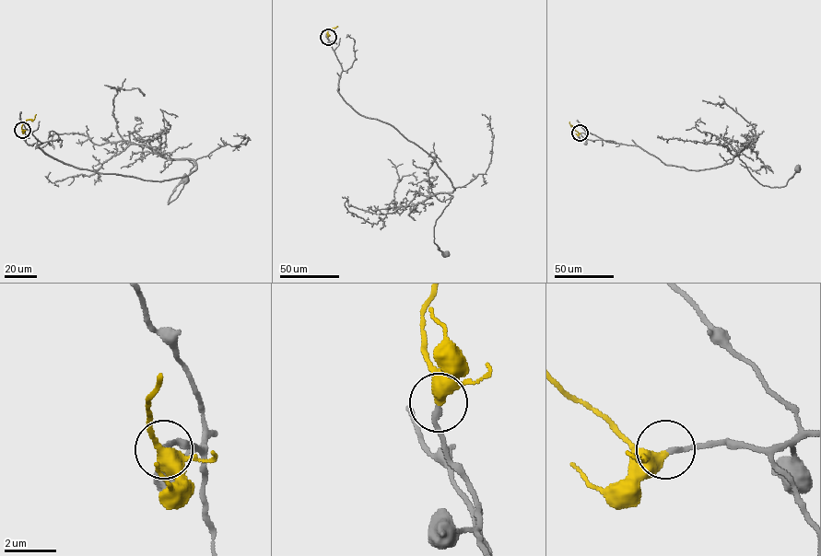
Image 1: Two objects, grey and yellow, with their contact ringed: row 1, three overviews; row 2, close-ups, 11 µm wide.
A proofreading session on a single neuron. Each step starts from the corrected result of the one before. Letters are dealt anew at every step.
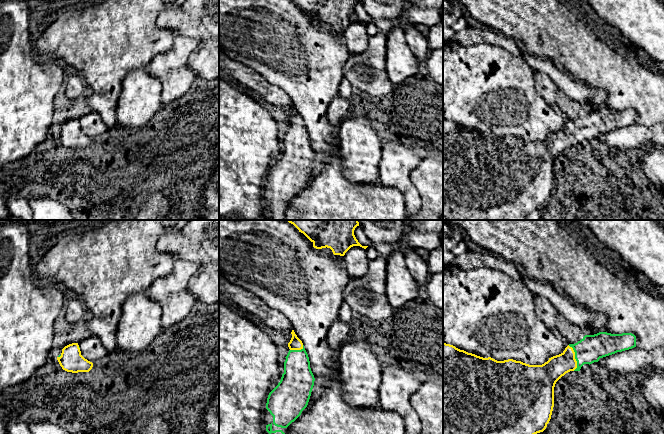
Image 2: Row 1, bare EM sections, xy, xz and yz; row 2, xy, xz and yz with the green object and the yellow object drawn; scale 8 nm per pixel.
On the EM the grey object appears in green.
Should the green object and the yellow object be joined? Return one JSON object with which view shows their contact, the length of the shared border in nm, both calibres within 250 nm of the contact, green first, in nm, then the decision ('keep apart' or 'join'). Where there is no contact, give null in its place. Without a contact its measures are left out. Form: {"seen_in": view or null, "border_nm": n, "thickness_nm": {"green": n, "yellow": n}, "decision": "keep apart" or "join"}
{"seen_in": "yz", "border_nm": 220, "thickness_nm": {"green": 220, "yellow": 180}, "decision": "join"}

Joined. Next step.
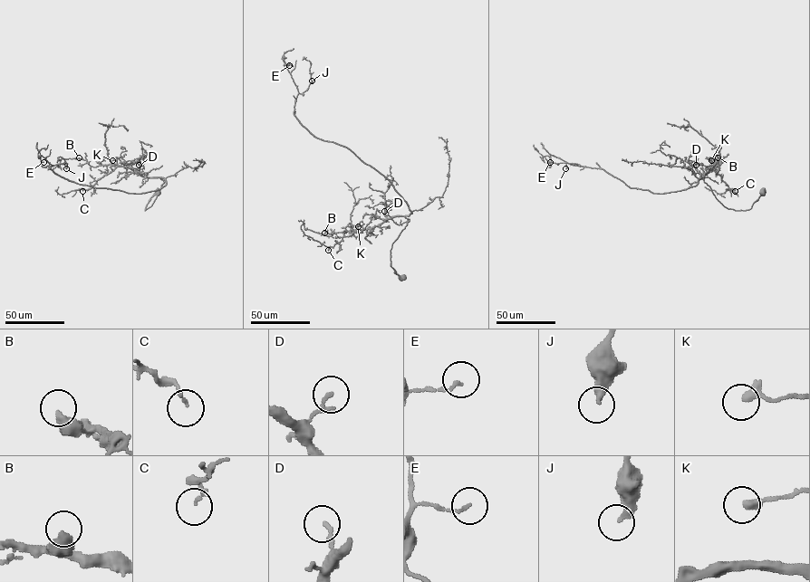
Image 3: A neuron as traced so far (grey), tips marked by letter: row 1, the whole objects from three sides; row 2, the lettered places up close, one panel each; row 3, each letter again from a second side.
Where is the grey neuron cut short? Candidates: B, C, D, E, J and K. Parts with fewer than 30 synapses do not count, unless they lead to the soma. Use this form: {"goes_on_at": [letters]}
{"goes_on_at": []}

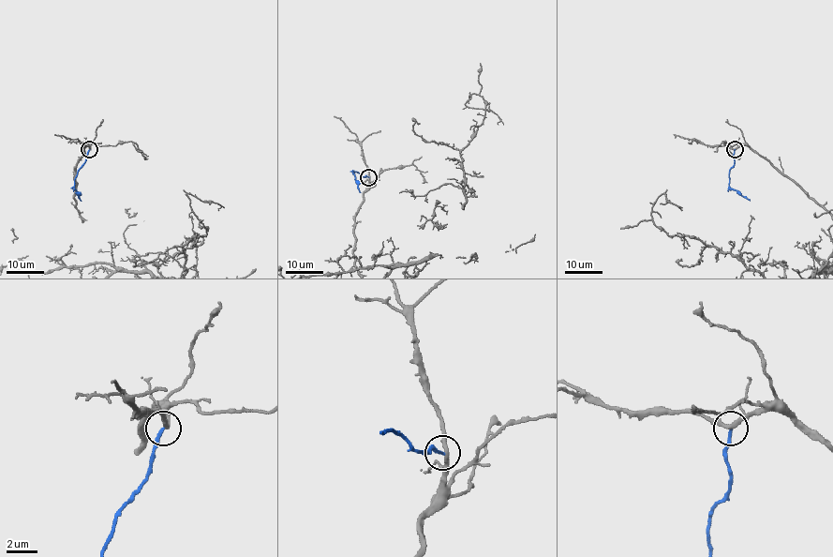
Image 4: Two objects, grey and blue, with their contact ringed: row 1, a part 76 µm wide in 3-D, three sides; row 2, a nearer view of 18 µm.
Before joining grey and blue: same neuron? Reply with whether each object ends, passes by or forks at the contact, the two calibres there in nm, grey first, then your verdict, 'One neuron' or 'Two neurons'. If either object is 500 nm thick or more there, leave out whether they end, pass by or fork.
At the ring grey passes by. At the ring blue ends. Thickness 260 nm (grey) against 200 nm. One neuron

